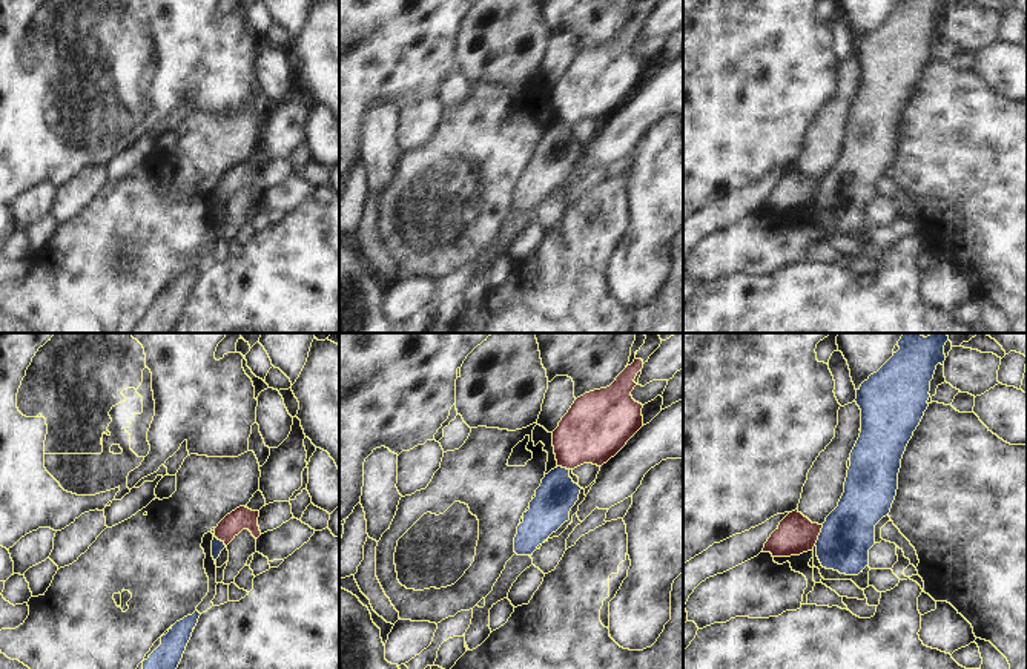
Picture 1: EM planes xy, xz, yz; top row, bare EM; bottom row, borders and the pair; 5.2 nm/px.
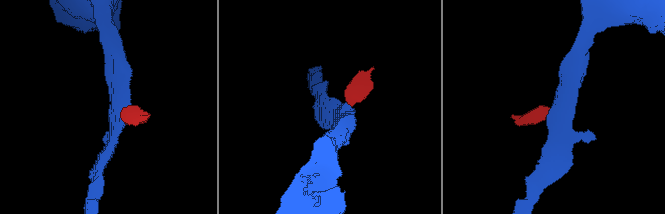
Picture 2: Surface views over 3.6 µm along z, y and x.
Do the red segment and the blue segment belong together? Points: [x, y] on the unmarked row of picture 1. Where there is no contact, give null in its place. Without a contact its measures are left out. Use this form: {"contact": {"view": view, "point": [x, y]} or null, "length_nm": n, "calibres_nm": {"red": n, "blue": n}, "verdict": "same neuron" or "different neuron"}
{"contact": {"view": "yz", "point": [818, 191]}, "length_nm": 120, "calibres_nm": {"red": 200, "blue": 280}, "verdict": "different neuron"}

